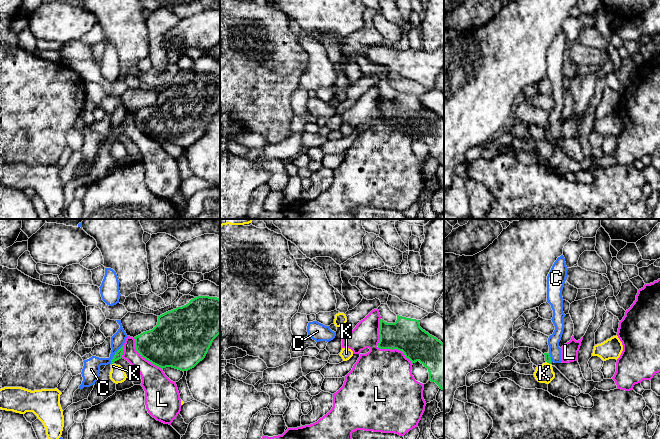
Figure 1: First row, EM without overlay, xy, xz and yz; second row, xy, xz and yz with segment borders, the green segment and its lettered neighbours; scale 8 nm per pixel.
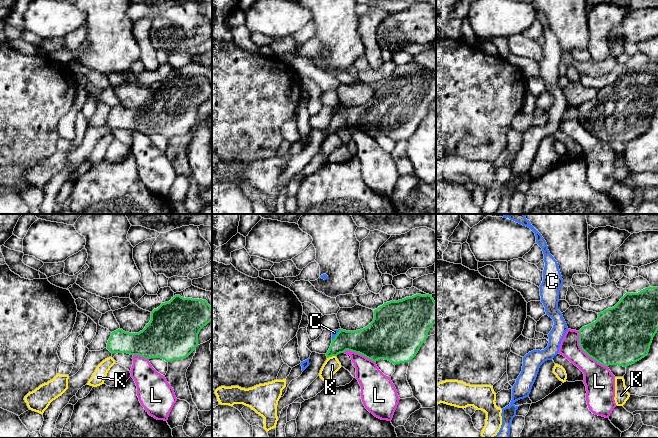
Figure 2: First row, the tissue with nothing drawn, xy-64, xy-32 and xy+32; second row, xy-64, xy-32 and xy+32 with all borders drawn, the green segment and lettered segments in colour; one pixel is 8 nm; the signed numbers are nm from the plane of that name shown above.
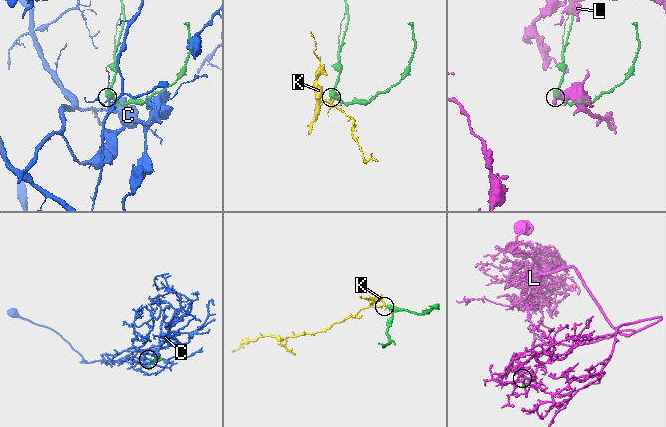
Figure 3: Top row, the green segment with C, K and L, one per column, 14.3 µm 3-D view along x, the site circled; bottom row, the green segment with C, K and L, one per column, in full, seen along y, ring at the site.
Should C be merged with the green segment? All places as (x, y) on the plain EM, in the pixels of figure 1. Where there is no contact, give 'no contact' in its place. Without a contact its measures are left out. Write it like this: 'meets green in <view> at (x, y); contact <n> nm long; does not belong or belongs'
meets green in xy at (115, 130); contact 190 nm long; does not belong

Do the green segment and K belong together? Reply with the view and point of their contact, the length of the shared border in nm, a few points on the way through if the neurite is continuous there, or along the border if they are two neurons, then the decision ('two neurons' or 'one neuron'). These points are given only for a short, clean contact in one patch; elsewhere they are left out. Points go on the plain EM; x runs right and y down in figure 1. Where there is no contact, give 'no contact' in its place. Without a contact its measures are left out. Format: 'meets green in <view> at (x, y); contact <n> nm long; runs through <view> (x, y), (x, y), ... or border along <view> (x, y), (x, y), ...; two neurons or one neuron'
meets green in xy at (112, 139); contact 30 nm long; border along xy (113, 139), (111, 141); two neurons

